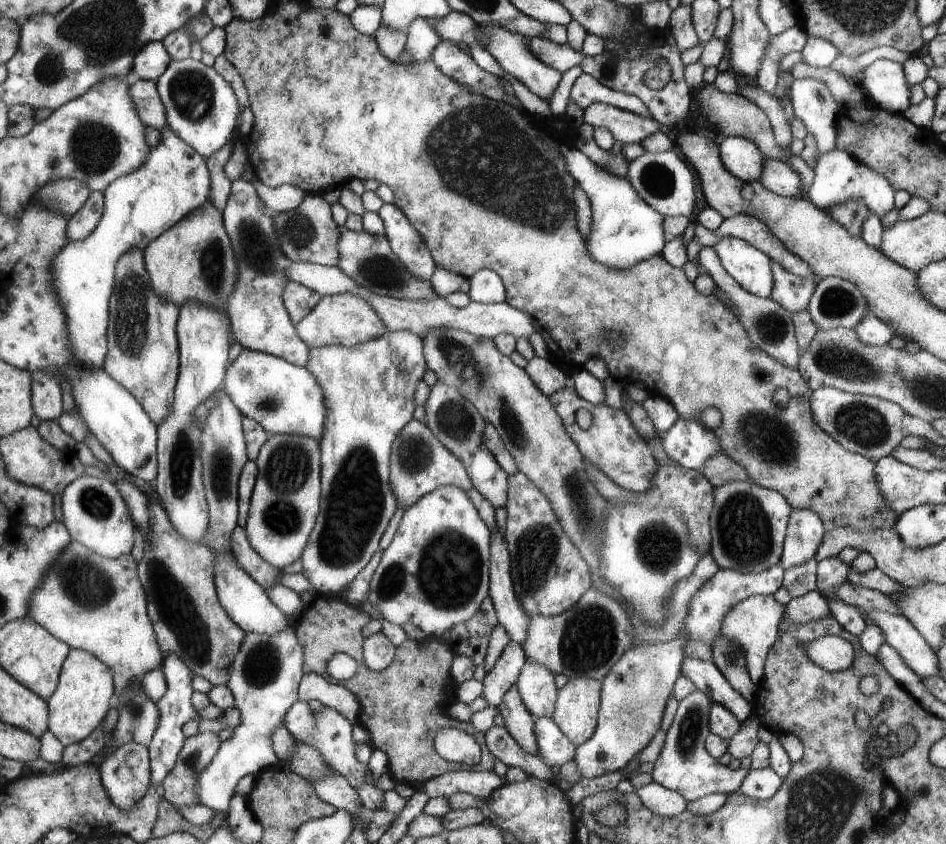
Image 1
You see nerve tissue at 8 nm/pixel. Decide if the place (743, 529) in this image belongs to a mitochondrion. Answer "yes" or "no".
yes

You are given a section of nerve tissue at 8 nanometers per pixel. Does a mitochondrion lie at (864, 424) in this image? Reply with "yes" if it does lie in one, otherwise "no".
yes

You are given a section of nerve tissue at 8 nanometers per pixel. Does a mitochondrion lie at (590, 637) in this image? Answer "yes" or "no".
yes

